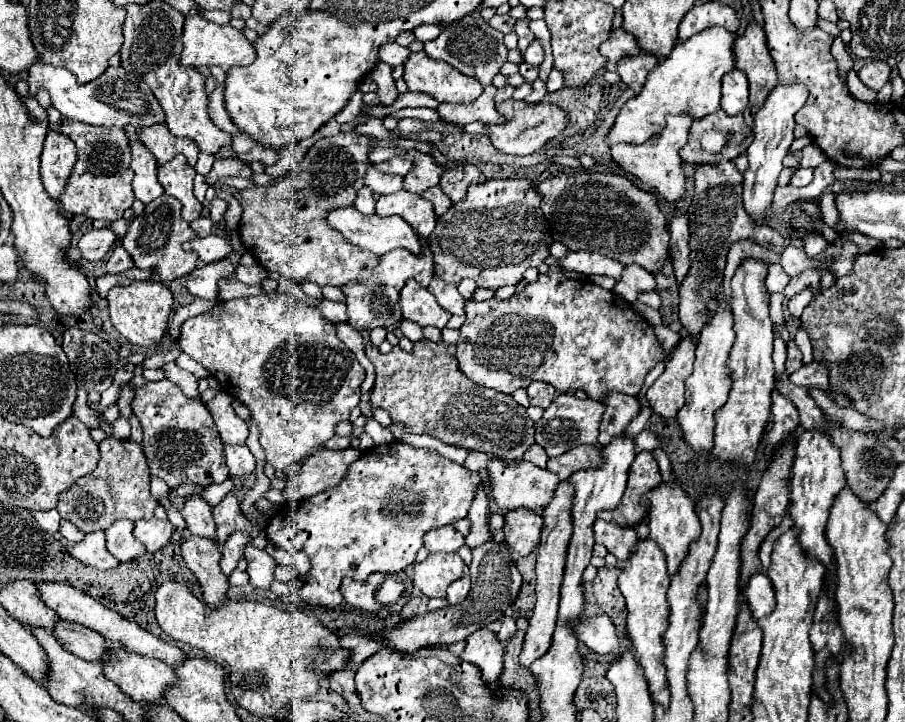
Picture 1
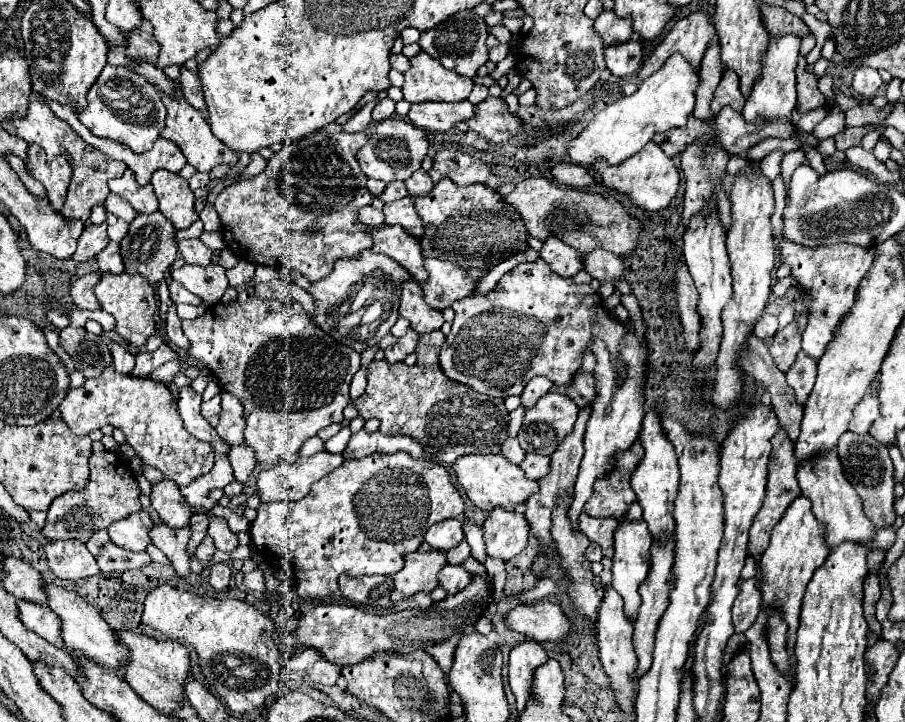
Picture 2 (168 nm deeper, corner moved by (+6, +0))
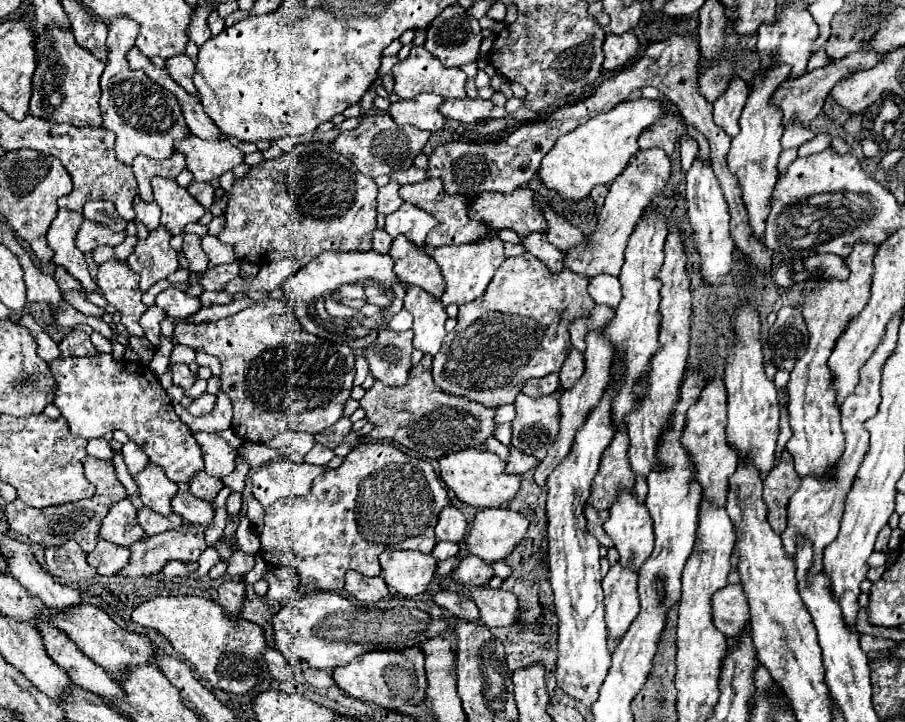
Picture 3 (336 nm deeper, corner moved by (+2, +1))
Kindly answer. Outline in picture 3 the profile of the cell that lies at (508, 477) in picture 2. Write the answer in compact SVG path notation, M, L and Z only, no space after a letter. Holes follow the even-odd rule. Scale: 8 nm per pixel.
M467 448L449 456L443 456L439 460L439 478L447 484L449 490L455 492L455 496L475 508L497 508L507 506L507 502L515 496L519 490L519 476L509 476L503 472L505 462L487 450Z

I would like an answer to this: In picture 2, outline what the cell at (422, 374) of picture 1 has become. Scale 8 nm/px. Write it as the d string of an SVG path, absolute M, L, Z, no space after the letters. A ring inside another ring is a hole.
M441 331L425 333L419 339L417 345L417 363L405 365L403 361L389 363L389 361L373 361L369 363L369 375L367 375L367 389L361 397L353 401L353 407L359 411L359 417L367 419L379 419L381 431L387 435L411 435L417 441L429 449L439 463L451 465L463 455L471 453L501 453L501 445L507 439L507 427L509 427L509 411L503 405L503 399L493 399L483 393L477 393L475 389L469 389L469 385L461 385L457 381L451 381L441 373L439 369L439 349L445 343L445 335Z

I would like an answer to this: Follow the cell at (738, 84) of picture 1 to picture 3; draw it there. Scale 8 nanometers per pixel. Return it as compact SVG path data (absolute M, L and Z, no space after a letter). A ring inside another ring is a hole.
M735 76L729 84L729 88L721 94L721 98L713 104L713 120L733 138L739 134L739 116L747 102L749 86Z

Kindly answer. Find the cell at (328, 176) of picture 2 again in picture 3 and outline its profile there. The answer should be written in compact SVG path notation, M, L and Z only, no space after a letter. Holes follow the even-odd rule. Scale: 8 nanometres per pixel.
M305 140L291 152L267 160L249 170L245 180L231 188L231 200L225 210L227 226L217 234L219 240L233 246L239 260L263 266L283 258L297 258L303 266L325 250L333 252L367 252L371 250L373 230L377 228L377 184L361 174L357 166L329 148L327 142Z

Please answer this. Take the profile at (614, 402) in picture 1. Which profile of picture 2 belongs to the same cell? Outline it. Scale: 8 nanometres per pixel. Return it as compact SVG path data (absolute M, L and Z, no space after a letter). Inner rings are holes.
M581 373L573 385L567 385L567 395L577 403L579 409L583 409L585 405L593 405L595 393L597 385L593 373Z

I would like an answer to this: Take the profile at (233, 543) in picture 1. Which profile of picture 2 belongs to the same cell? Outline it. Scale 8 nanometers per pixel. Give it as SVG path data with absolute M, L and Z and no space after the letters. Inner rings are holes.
M219 561L219 563L211 565L211 573L209 573L211 587L215 587L217 591L227 589L229 587L229 579L231 579L231 567L227 565L227 561Z

